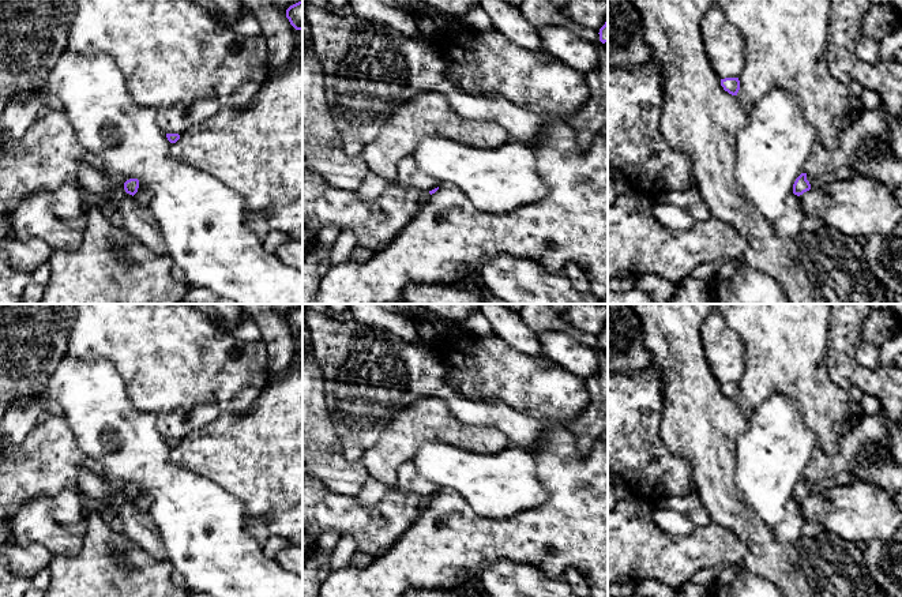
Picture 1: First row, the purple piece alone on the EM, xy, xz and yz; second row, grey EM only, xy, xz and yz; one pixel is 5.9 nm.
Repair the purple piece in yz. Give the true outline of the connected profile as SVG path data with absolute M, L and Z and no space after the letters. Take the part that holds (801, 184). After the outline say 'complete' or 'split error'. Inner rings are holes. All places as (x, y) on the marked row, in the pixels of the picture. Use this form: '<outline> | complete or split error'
M801 173L794 184L793 184L793 194L800 196L803 195L804 192L809 191L811 189L811 184L809 181L807 180L807 173Z | complete

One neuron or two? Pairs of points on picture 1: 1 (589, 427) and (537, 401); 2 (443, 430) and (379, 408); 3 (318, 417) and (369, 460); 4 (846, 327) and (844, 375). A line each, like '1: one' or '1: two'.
1: two
2: two
3: two
4: one

